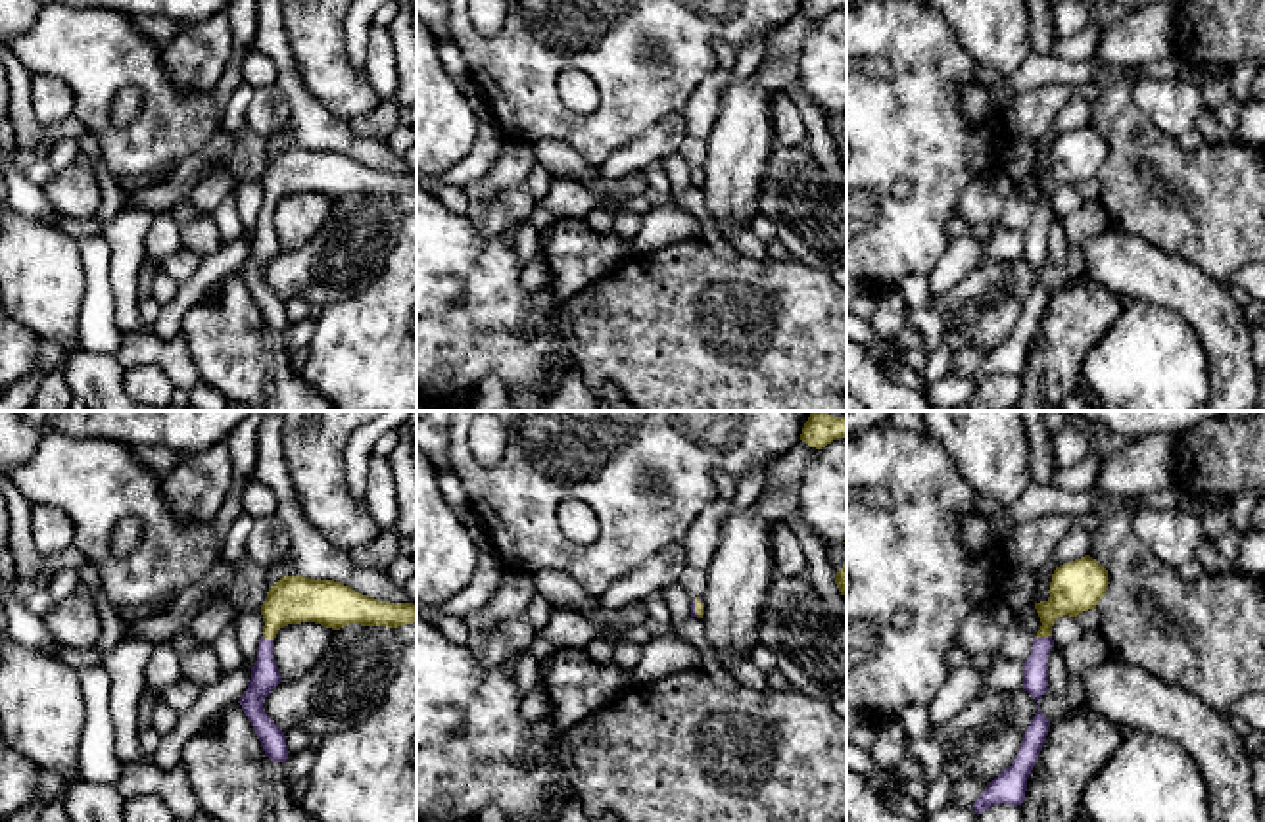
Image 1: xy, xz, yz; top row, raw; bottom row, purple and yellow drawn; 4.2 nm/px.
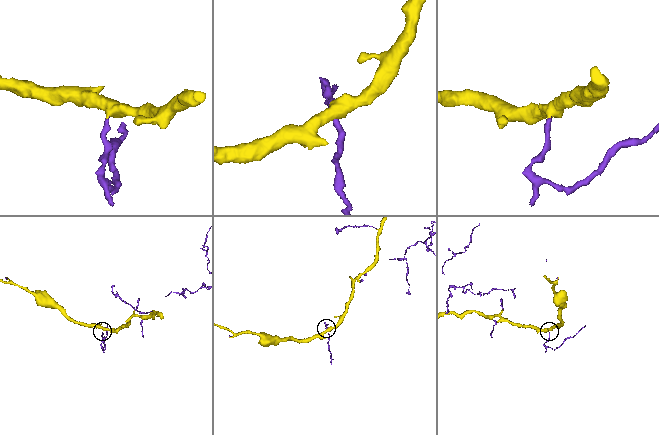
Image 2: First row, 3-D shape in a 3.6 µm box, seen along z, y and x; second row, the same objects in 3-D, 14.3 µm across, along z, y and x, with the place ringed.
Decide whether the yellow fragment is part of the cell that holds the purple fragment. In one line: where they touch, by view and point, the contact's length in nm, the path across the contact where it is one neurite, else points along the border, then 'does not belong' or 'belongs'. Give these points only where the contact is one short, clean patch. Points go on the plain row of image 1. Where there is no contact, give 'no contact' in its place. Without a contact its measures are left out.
meets purple in yz at (1043, 208); contact 70 nm long; belongs

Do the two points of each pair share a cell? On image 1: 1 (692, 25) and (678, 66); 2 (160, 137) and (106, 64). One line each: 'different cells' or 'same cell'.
1: same cell
2: same cell

